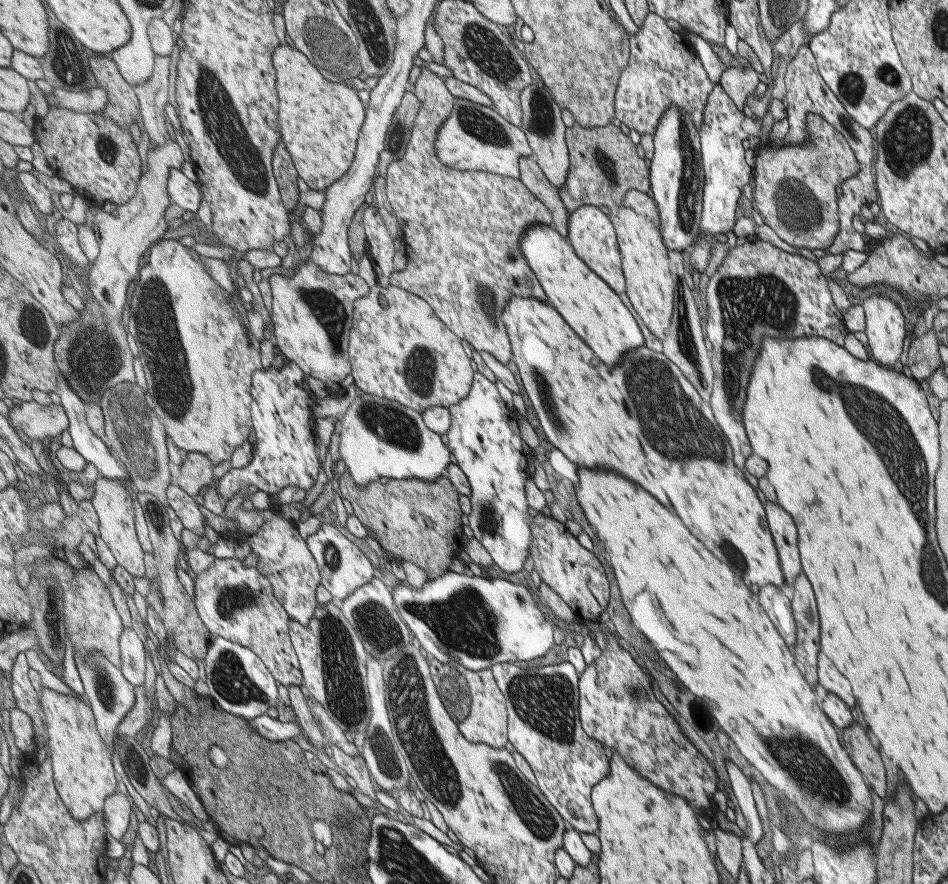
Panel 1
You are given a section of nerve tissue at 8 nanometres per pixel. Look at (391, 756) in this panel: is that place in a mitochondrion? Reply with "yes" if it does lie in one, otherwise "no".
yes

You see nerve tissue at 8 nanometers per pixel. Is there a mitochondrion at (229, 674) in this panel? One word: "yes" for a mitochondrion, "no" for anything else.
yes

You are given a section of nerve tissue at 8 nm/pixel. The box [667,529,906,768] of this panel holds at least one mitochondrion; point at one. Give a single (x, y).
(726, 546)

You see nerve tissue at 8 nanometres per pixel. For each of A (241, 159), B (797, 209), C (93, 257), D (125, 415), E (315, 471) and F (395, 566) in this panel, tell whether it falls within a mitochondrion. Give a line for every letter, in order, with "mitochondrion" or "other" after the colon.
A: mitochondrion
B: mitochondrion
C: other
D: mitochondrion
E: other
F: other

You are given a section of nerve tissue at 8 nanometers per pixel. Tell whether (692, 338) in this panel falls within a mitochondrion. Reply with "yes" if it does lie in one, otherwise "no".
yes

